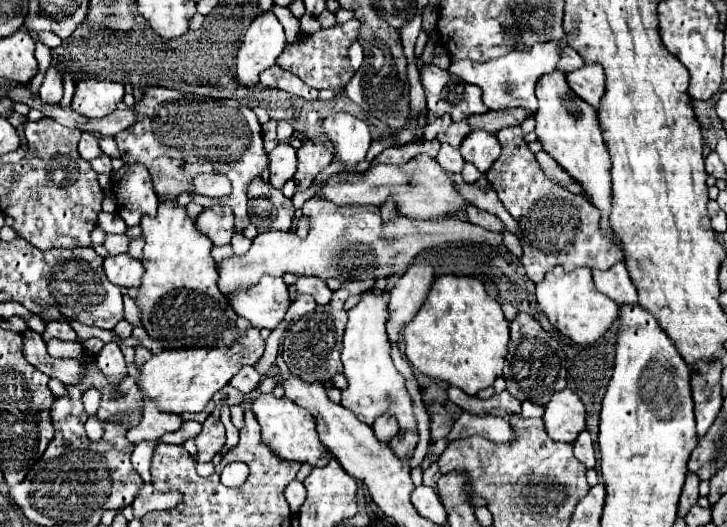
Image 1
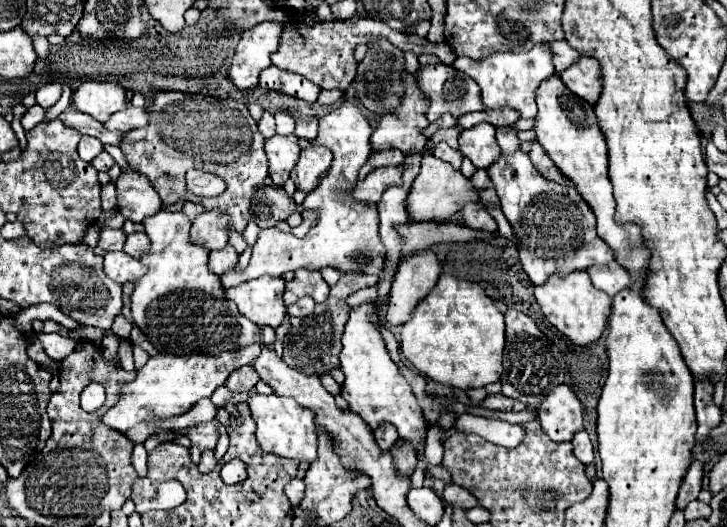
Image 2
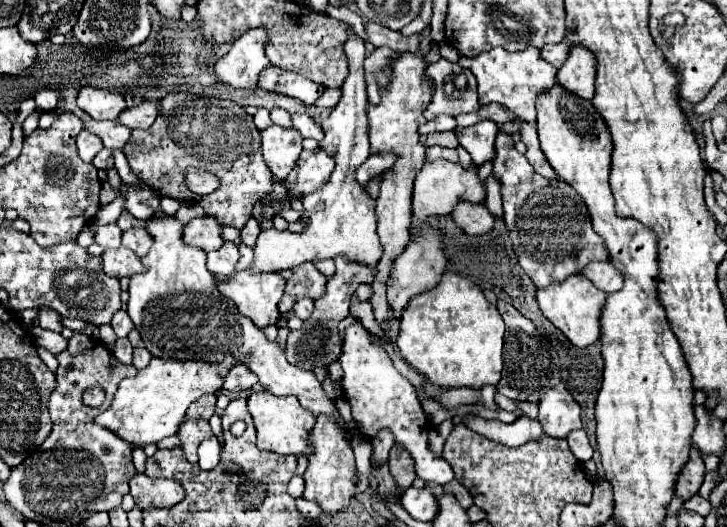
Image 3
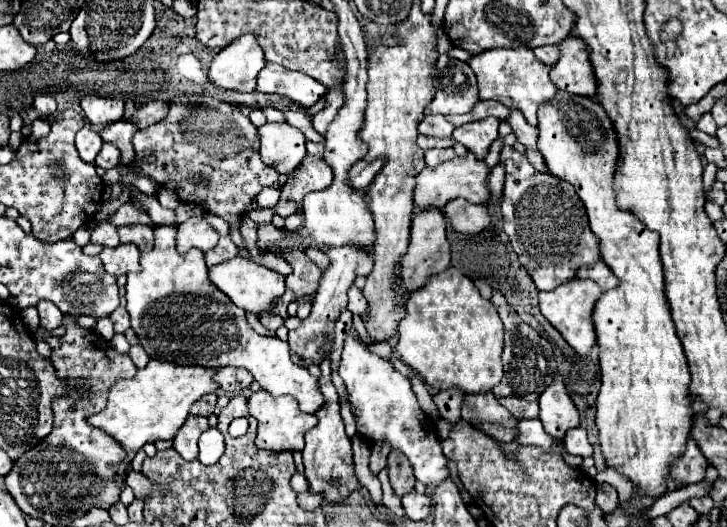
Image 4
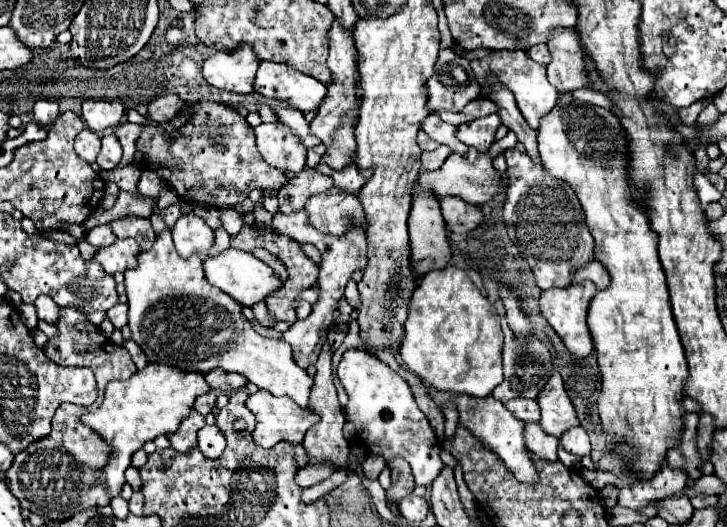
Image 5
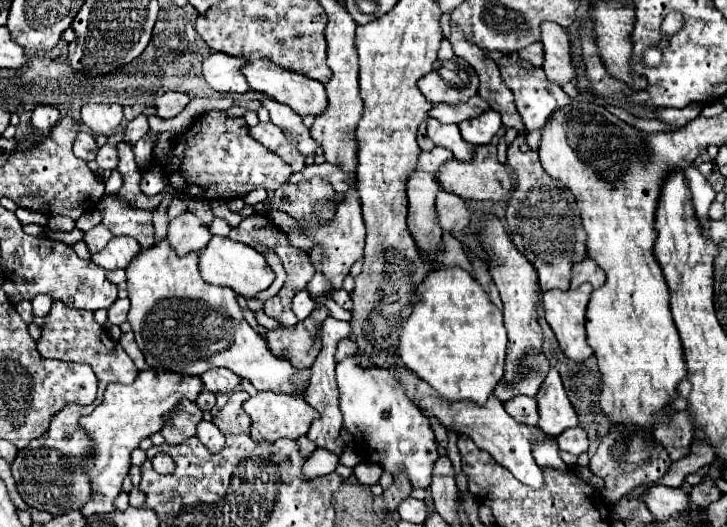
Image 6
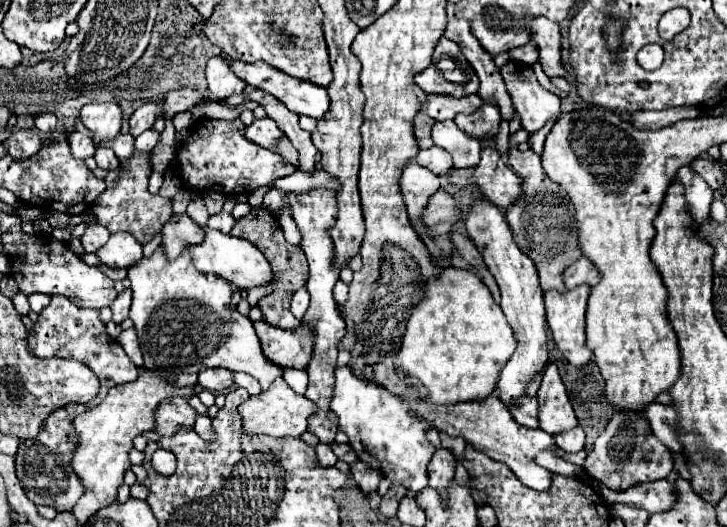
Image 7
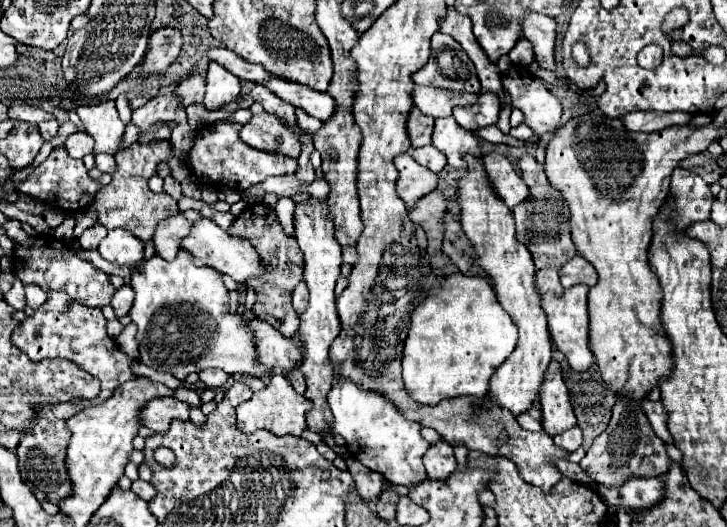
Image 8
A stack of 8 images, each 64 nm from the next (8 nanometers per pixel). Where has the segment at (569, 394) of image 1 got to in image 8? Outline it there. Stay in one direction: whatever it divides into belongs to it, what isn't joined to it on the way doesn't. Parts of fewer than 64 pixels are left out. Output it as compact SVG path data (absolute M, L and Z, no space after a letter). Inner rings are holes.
M556 360L550 362L544 374L544 384L540 386L540 404L542 404L542 428L550 436L556 436L576 426L576 416L572 412L568 388L562 380L560 364Z

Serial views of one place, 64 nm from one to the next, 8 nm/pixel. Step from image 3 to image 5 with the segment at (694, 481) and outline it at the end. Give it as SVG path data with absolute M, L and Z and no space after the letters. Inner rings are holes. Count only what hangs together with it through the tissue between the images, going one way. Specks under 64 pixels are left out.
M688 412L684 418L684 432L682 442L676 450L668 452L668 466L672 470L682 470L688 478L696 480L702 476L702 460L696 448L696 428L698 428L698 414Z

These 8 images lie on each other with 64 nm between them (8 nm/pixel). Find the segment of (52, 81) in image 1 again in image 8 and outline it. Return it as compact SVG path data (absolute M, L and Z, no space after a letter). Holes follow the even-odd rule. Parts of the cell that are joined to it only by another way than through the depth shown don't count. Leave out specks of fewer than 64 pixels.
M46 120L38 124L38 130L44 140L52 140L58 134L58 120Z

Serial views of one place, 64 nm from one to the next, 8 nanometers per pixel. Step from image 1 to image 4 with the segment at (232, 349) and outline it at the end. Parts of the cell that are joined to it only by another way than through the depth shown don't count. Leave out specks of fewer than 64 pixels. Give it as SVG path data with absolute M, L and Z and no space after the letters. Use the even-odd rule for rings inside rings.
M150 360L148 366L138 370L134 378L118 380L118 384L112 386L106 410L90 416L88 422L114 436L126 450L126 460L124 464L120 464L120 476L144 444L170 440L172 436L176 436L178 428L184 424L190 412L190 406L200 396L208 392L216 392L220 388L214 382L214 374L216 370L204 366L180 366L172 362Z

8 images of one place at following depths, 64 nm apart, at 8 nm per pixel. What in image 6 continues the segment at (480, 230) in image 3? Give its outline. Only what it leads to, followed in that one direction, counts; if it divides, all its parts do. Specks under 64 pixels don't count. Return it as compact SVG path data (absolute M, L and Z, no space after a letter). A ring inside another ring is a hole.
M440 190L436 198L436 208L438 208L438 222L444 232L462 232L470 224L468 204L456 194Z

